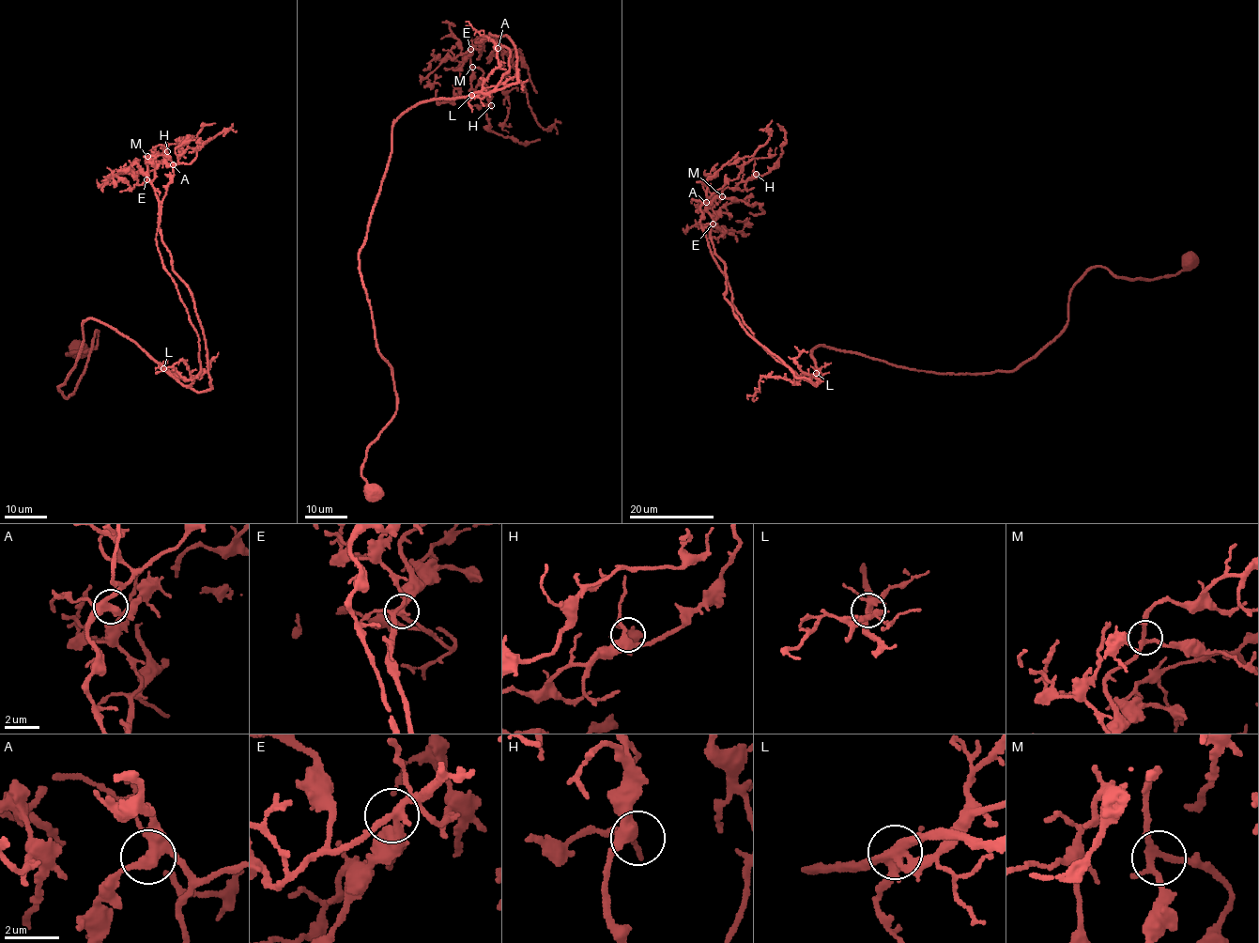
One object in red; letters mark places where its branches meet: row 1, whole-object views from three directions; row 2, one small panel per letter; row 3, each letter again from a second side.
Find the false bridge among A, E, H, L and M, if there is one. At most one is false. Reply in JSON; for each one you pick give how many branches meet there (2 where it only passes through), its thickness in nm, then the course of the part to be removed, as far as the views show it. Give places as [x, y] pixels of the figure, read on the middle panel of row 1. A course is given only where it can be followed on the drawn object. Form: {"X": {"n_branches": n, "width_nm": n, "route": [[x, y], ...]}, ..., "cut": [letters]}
{"cut": []}

